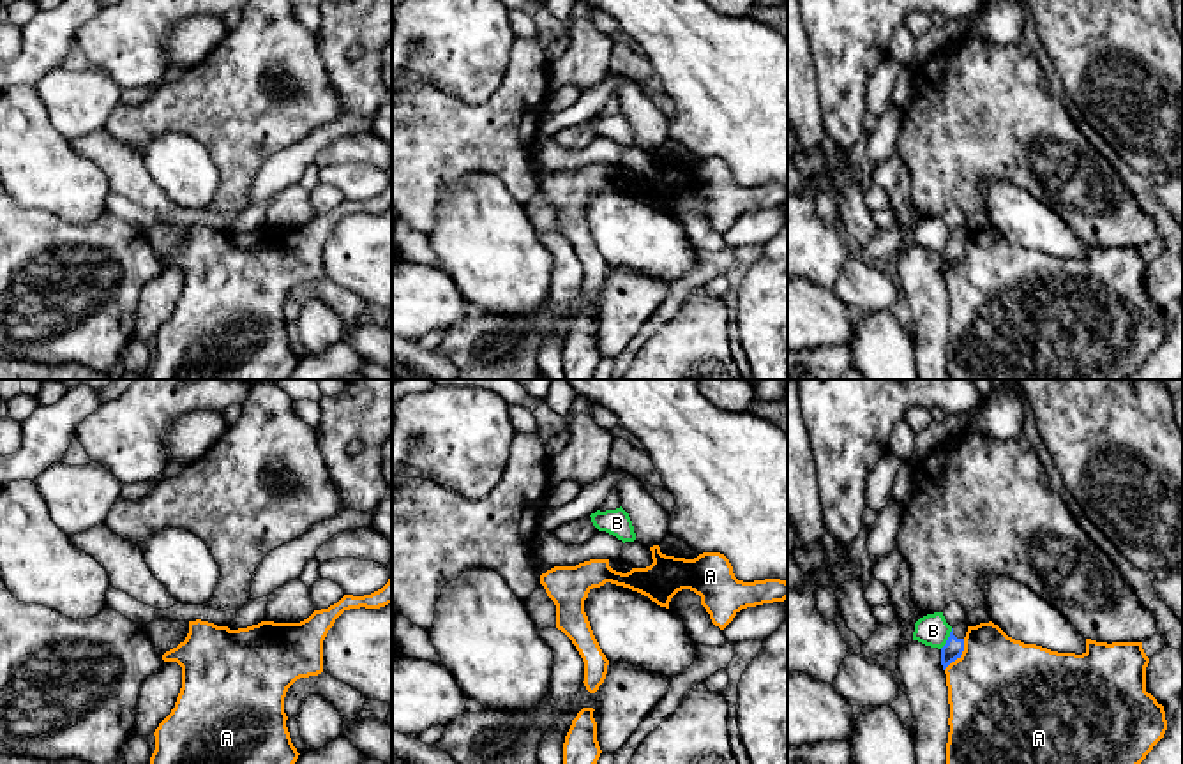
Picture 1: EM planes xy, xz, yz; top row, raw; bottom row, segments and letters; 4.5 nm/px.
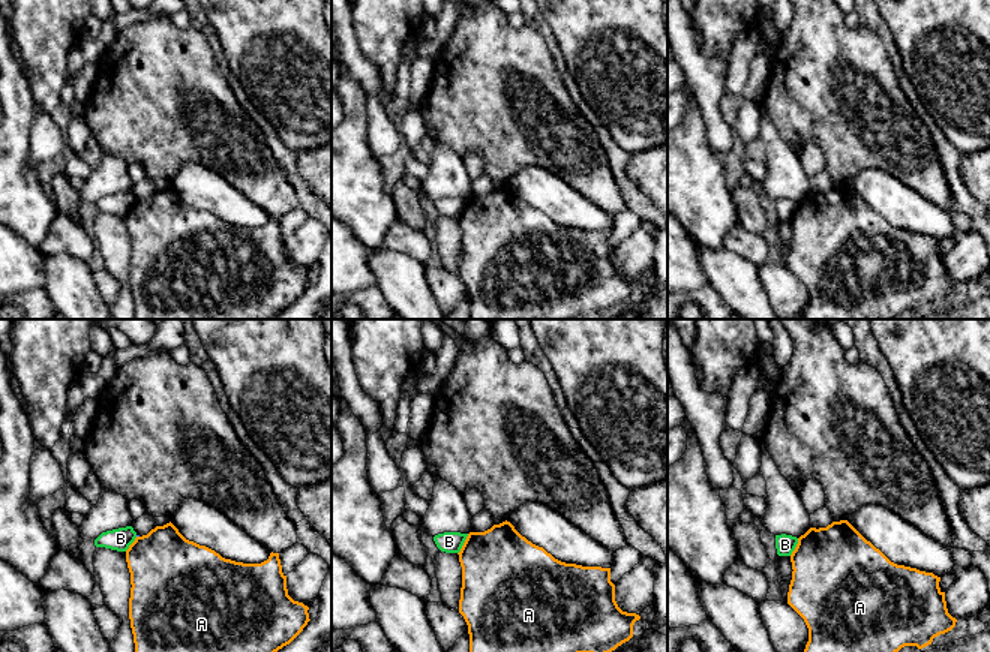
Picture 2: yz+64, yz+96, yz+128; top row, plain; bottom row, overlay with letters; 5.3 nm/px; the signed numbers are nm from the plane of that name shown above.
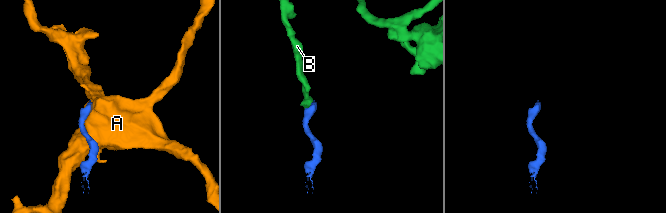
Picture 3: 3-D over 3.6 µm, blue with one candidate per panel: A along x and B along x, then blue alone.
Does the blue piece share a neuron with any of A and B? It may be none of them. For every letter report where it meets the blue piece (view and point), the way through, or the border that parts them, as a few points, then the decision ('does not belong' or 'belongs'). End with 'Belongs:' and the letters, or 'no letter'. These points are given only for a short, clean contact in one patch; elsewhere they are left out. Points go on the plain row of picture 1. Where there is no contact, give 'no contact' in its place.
A: meets blue in yz at (959, 260); does not belong
B: meets blue in yz at (949, 244); border along yz (952, 233), (940, 253); does not belong
Belongs: no letter

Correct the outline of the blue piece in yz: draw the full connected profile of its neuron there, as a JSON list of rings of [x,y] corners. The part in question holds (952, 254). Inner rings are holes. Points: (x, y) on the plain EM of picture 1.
[[[966,226],[952,233],[946,249],[941,252],[941,270],[943,270],[943,275],[952,266],[955,266],[957,263],[961,263],[961,259],[964,256],[966,236],[968,236]]]

